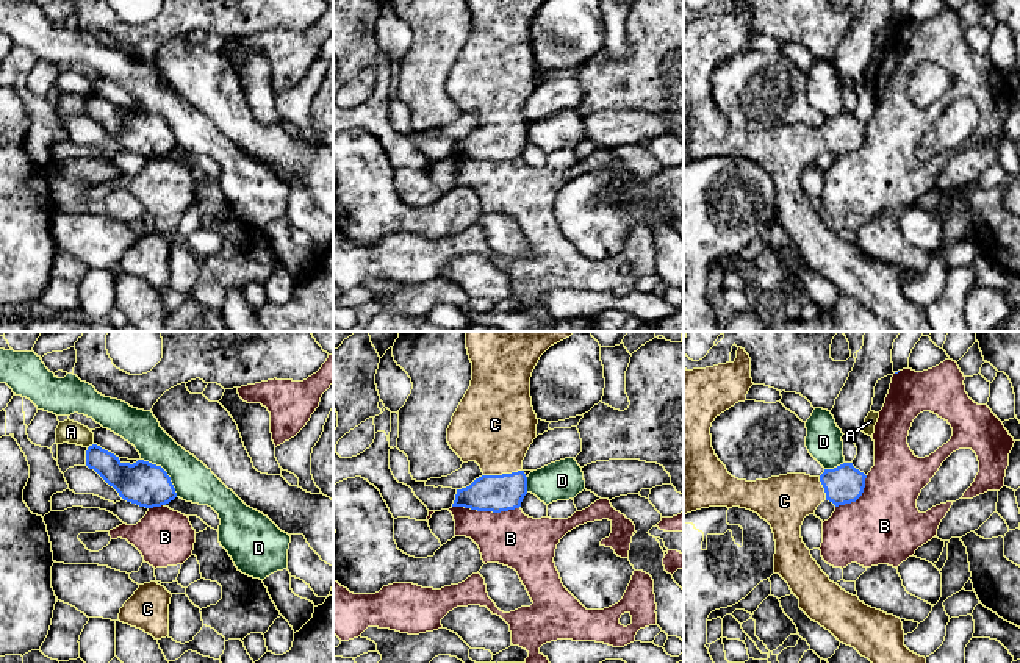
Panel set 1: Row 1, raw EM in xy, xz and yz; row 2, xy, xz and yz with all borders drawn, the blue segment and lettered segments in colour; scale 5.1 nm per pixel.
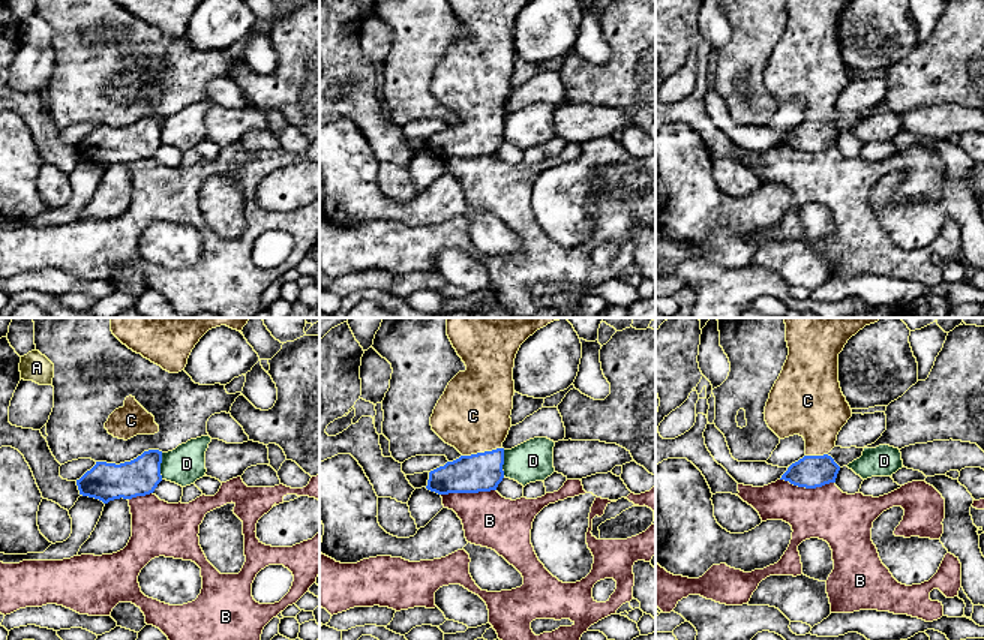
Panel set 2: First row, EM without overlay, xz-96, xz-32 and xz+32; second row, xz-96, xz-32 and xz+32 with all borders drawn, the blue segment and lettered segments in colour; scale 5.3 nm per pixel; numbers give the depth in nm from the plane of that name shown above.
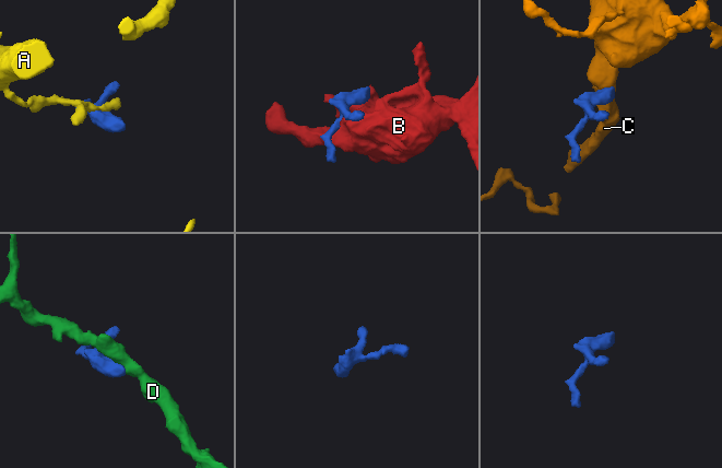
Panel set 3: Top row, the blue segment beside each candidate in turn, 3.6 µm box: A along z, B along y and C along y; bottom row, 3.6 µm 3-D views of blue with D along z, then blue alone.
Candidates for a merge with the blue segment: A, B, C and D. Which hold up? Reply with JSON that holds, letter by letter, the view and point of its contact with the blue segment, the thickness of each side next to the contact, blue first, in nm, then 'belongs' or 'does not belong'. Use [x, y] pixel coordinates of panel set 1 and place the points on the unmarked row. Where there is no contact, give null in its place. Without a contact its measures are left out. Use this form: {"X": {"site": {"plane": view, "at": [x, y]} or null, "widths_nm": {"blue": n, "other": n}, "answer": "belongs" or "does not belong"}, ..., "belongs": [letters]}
{"A": {"site": {"plane": "xy", "at": [89, 96]}, "widths_nm": {"blue": 160, "other": 120}, "answer": "does not belong"}, "B": {"site": {"plane": "xz", "at": [485, 160]}, "widths_nm": {"blue": 190, "other": 280}, "answer": "does not belong"}, "C": {"site": {"plane": "xz", "at": [502, 124]}, "widths_nm": {"blue": 190, "other": 400}, "answer": "belongs"}, "D": {"site": {"plane": "xy", "at": [166, 122]}, "widths_nm": {"blue": 220, "other": 200}, "answer": "does not belong"}, "belongs": ["C"]}

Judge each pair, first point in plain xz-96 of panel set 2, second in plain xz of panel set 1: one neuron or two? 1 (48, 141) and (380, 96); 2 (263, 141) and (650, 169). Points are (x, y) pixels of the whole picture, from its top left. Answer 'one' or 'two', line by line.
1: one
2: one

